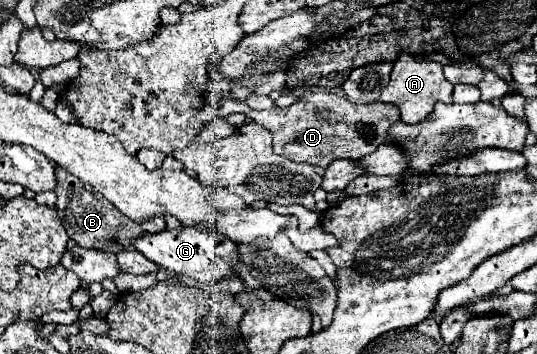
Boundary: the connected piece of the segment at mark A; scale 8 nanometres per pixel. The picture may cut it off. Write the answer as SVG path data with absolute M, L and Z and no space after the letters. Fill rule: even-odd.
M401 54L397 62L393 64L391 80L389 84L381 90L381 100L383 102L393 102L401 110L401 120L407 124L417 124L425 120L433 112L433 104L437 100L449 104L453 92L453 84L445 80L443 76L443 64L433 62L433 60L417 60L415 56Z

